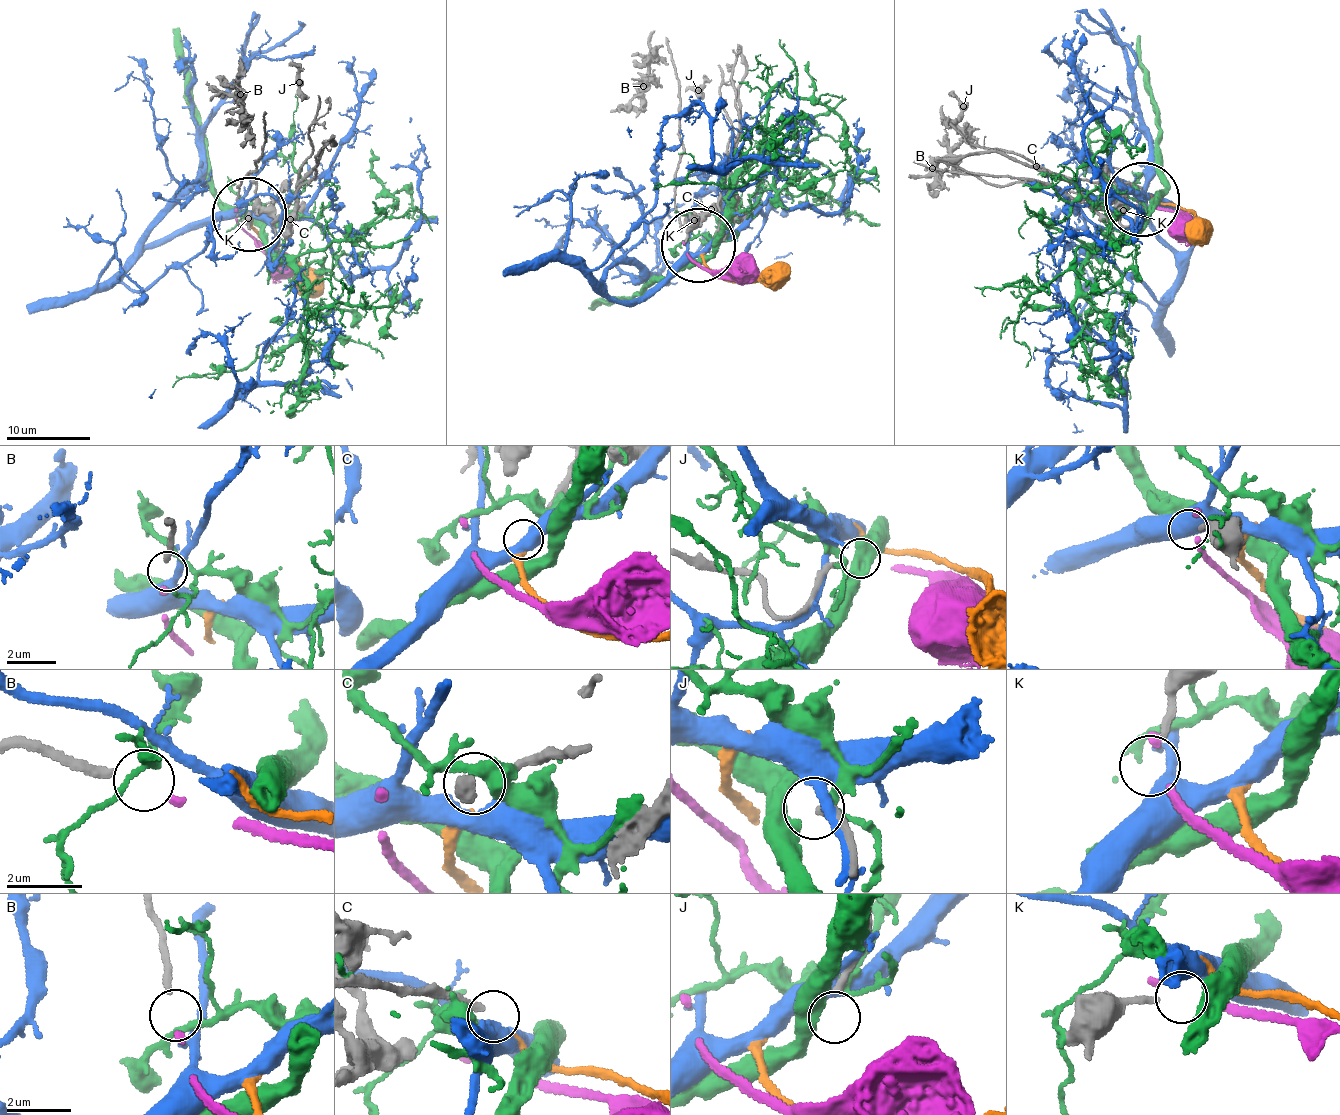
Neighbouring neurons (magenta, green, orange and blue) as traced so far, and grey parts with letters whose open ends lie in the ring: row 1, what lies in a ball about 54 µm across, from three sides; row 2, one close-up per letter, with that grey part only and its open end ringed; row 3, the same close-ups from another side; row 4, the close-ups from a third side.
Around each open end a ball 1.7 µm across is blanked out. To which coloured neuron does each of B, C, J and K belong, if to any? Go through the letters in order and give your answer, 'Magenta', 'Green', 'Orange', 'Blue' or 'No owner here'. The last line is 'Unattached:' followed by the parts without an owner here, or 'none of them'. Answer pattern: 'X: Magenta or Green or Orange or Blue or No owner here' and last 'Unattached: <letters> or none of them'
B: Magenta
C: Orange
J: No owner here
K: No owner here
Unattached: J, K

